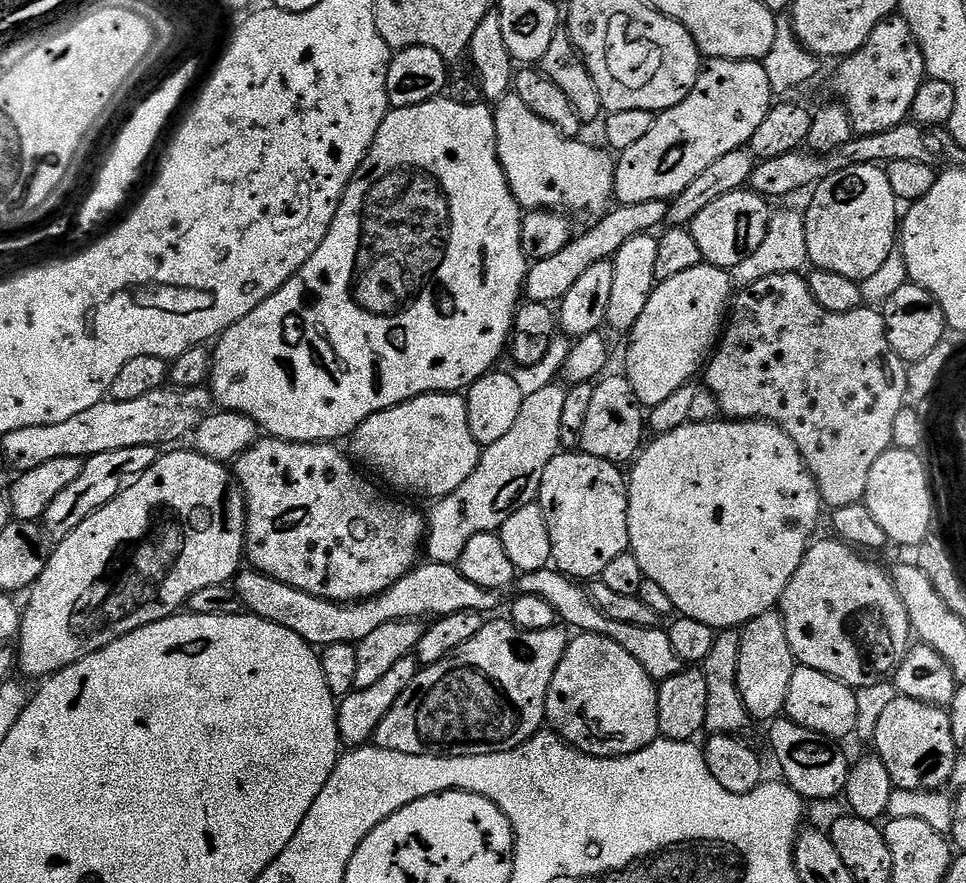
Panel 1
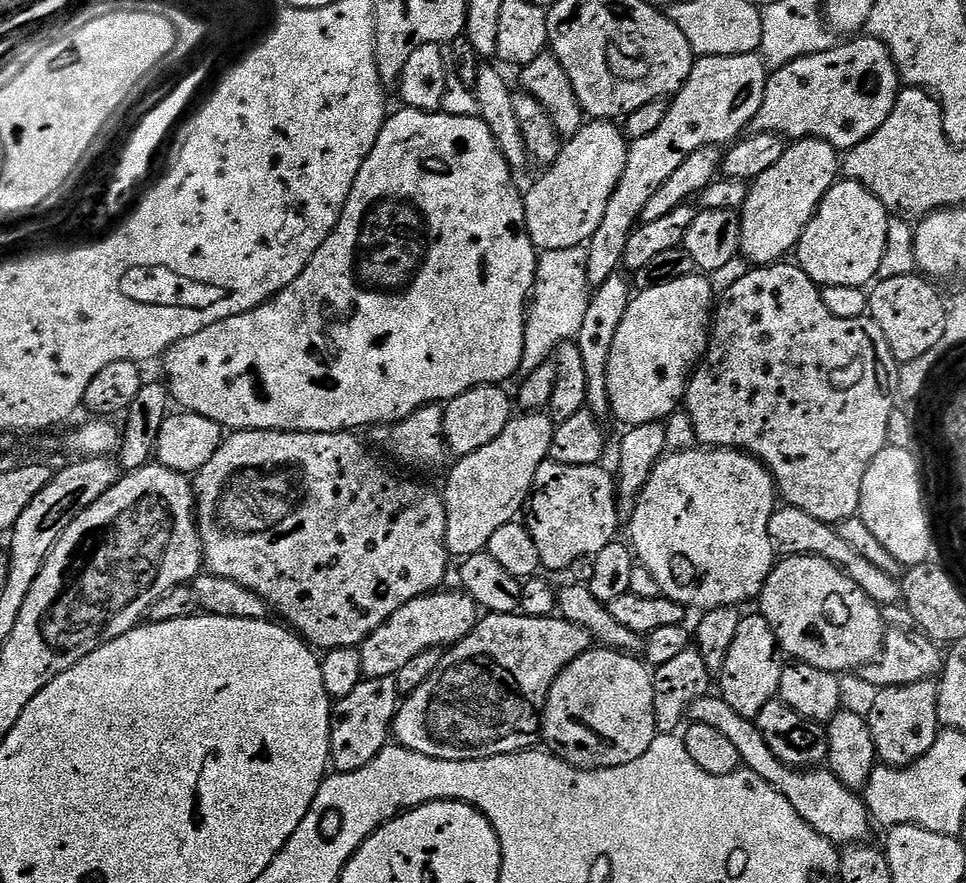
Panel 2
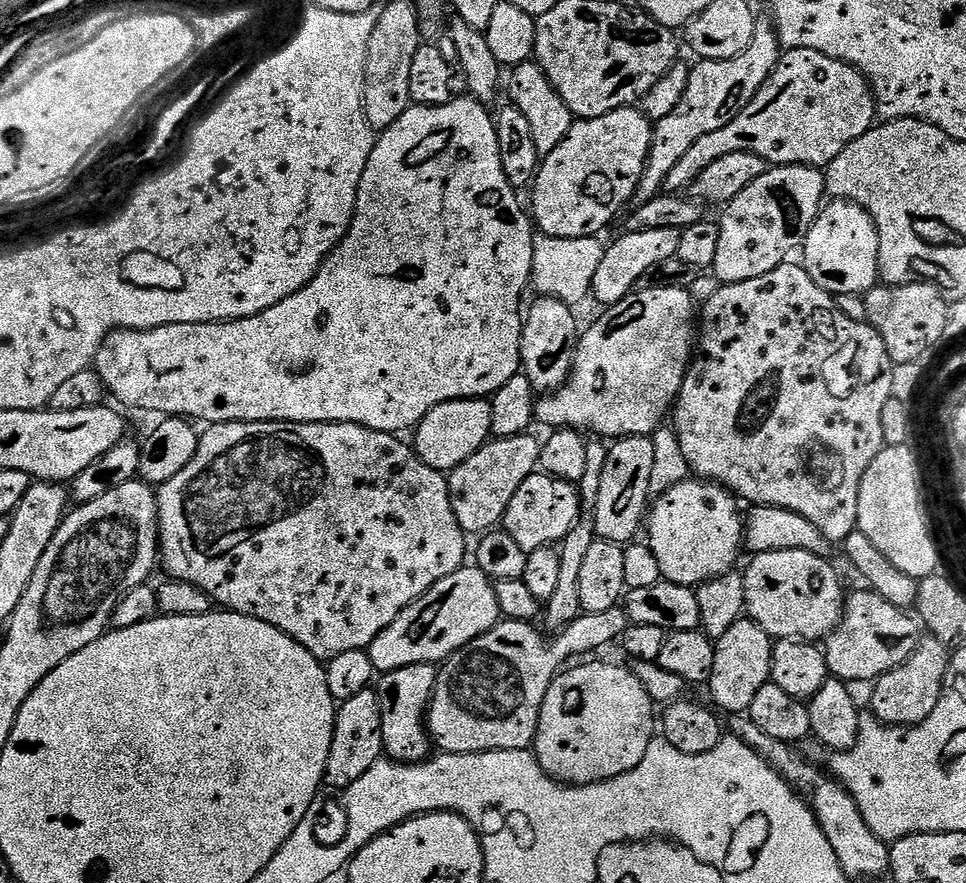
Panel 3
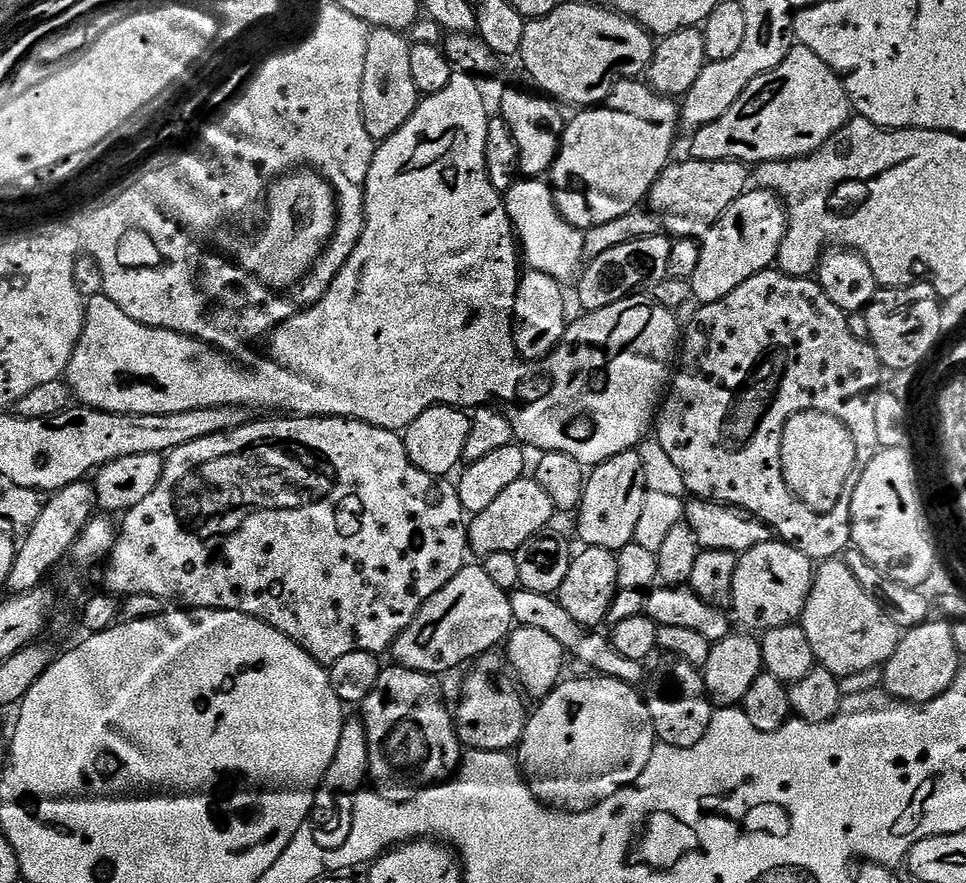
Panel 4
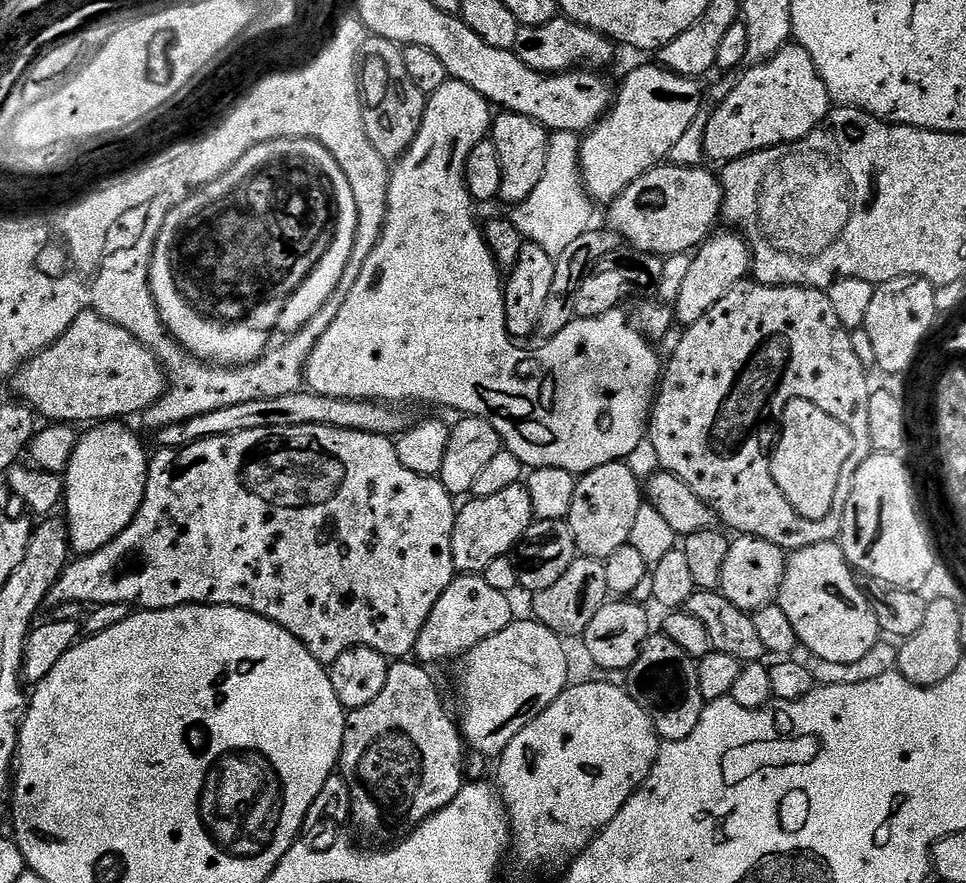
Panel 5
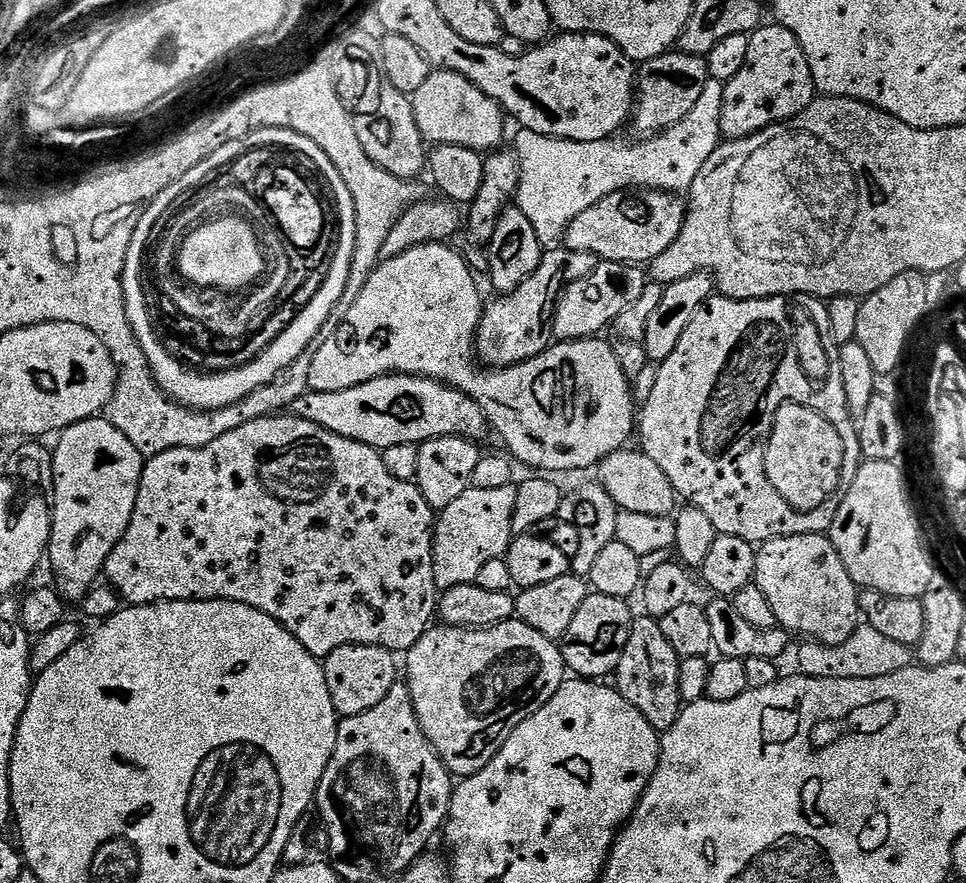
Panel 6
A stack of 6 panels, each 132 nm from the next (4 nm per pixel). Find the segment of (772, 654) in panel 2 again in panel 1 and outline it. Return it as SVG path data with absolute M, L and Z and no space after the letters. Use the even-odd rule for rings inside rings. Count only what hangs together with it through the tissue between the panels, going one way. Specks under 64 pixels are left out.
M773 610L743 625L738 650L738 690L753 721L772 722L784 712L786 694L790 694L790 678L797 667L796 656L786 638L784 618Z

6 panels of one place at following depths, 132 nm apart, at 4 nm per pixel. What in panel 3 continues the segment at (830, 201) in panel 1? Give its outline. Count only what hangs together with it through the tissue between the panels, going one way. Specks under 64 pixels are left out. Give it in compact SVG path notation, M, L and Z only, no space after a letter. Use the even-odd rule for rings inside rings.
M833 199L821 207L819 216L816 217L816 221L813 222L806 234L802 245L803 251L802 267L808 271L810 278L814 278L816 285L829 292L833 298L842 294L864 296L871 288L877 287L880 280L878 230L874 226L871 214L852 200Z

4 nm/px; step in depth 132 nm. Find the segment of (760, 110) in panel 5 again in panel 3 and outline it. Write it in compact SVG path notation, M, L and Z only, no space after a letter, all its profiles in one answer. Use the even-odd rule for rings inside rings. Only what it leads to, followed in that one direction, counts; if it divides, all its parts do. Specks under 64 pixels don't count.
M790 48L781 55L776 68L768 77L766 82L762 82L762 86L758 90L758 94L754 94L754 98L750 98L748 105L738 113L730 122L726 122L726 126L722 126L722 130L714 130L714 134L706 134L703 138L698 138L698 142L694 142L694 146L690 146L690 150L686 150L686 154L682 154L682 159L676 163L670 174L666 174L664 179L663 191L668 194L680 194L685 190L691 189L696 183L696 179L702 174L702 170L706 170L706 166L711 166L714 162L718 162L718 158L726 158L726 154L758 154L758 158L762 158L765 165L779 166L781 164L801 164L807 168L827 169L830 162L834 162L834 158L838 158L838 154L842 154L842 150L846 150L846 146L850 146L850 142L854 142L858 138L862 138L862 134L866 134L877 123L876 115L876 98L872 94L872 85L868 79L856 69L855 64L848 64L845 60L836 60L833 56L822 54L818 50L810 50L809 48Z

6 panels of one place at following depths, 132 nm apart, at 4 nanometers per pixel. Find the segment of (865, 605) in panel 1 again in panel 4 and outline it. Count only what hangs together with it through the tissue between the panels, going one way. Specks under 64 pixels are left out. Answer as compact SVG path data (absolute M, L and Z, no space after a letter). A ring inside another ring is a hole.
M779 538L754 546L739 553L734 570L731 611L734 616L736 612L735 619L740 619L748 630L767 630L797 623L803 617L813 575L814 561Z

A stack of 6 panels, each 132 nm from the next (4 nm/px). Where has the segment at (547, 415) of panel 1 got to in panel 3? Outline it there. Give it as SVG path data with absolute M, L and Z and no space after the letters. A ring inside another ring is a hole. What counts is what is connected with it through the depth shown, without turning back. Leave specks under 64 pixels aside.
M532 434L492 438L451 472L448 476L450 502L464 533L484 534L503 521L506 506L510 506L510 498L518 494L518 486L537 471L540 445L541 441L535 440Z

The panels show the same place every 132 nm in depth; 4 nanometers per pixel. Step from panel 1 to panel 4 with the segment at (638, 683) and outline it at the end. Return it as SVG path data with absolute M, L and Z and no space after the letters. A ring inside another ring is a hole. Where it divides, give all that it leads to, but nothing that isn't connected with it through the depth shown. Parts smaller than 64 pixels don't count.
M588 674L585 680L567 680L565 679L557 684L547 696L537 703L540 705L534 708L534 711L529 715L528 724L524 727L524 736L518 745L518 753L520 752L518 764L522 769L523 775L529 781L535 782L534 791L541 804L546 804L565 812L587 812L595 804L601 804L606 798L618 794L620 788L626 788L629 784L633 784L642 774L642 770L646 770L646 762L650 762L650 754L654 754L658 741L654 730L654 722L650 718L650 710L644 705L643 695L633 685L599 674Z

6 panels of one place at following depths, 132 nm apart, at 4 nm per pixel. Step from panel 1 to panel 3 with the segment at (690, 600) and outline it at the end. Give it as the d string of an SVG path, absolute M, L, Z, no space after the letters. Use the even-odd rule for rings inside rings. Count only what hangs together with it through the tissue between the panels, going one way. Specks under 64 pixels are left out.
M699 478L675 484L659 497L646 516L646 543L658 558L661 577L675 584L699 586L733 571L744 543L745 517L739 506L727 488Z

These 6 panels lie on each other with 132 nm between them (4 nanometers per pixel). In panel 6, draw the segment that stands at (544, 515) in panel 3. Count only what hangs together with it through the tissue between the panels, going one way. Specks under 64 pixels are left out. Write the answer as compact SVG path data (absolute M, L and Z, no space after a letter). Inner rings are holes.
M502 486L498 490L470 487L439 513L434 537L437 589L476 583L486 562L499 560L507 553L514 539L512 519L515 506L516 488L513 486Z

